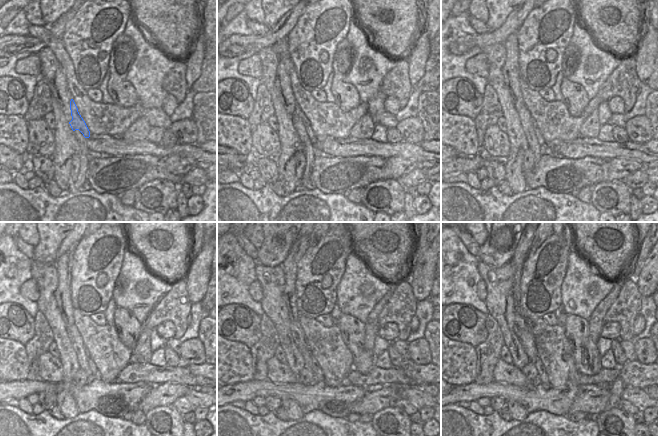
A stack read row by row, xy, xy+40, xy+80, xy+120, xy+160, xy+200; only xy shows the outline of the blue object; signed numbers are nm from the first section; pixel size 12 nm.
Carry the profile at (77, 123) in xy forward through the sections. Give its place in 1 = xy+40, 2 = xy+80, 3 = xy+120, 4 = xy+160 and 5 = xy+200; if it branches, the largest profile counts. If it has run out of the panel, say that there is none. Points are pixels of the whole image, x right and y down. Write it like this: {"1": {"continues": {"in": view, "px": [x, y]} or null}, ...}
{"1": {"continues": {"in": "xy+40", "px": [298, 111]}}, "2": {"continues": {"in": "xy+80", "px": [540, 139]}}, "3": {"continues": {"in": "xy+120", "px": [92, 365]}}, "4": {"continues": {"in": "xy+160", "px": [318, 374]}}, "5": {"continues": {"in": "xy+200", "px": [544, 380]}}}

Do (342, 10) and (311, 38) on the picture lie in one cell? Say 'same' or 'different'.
same

